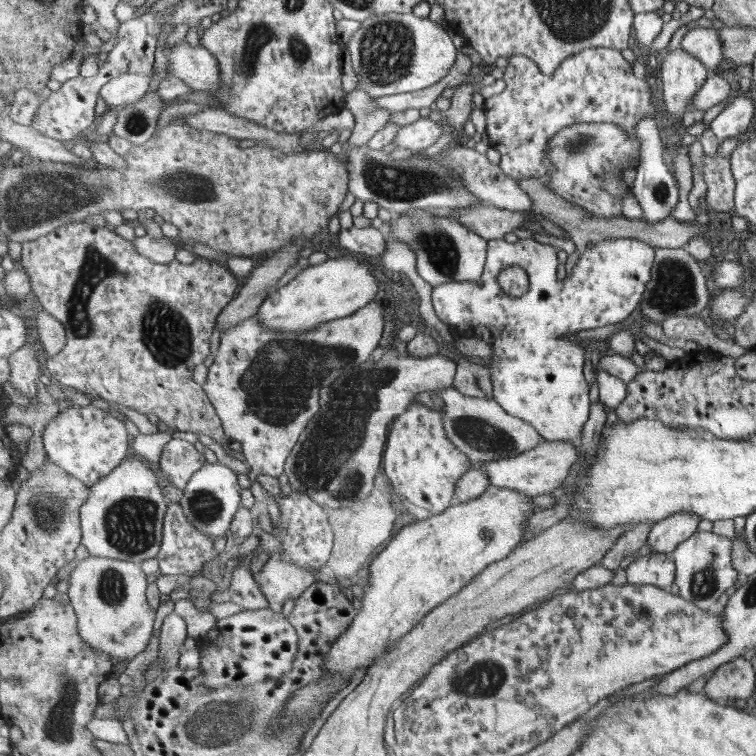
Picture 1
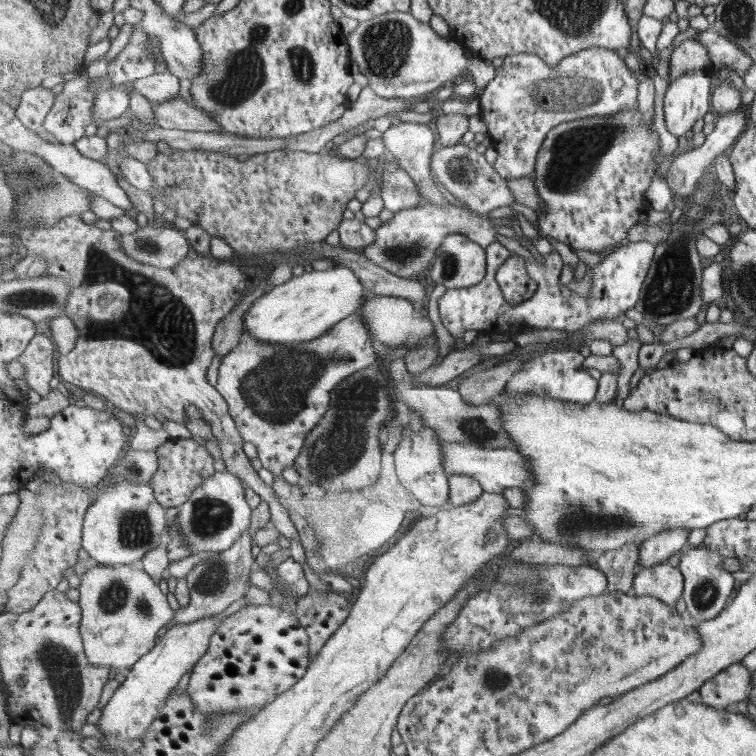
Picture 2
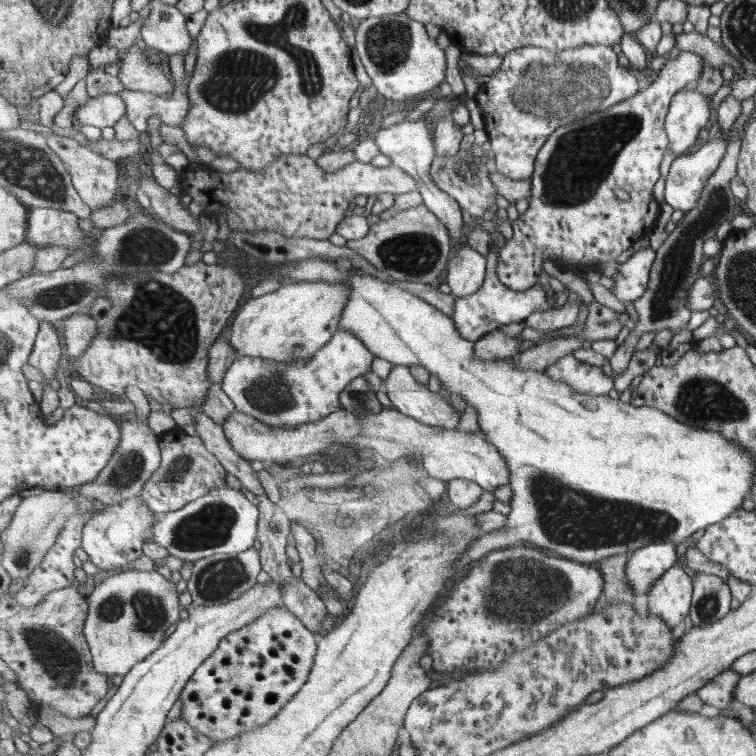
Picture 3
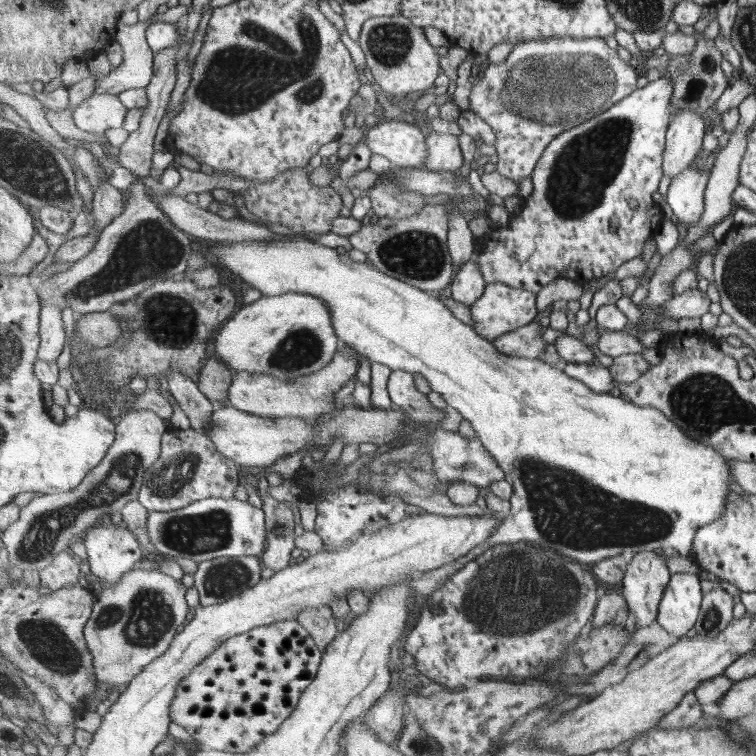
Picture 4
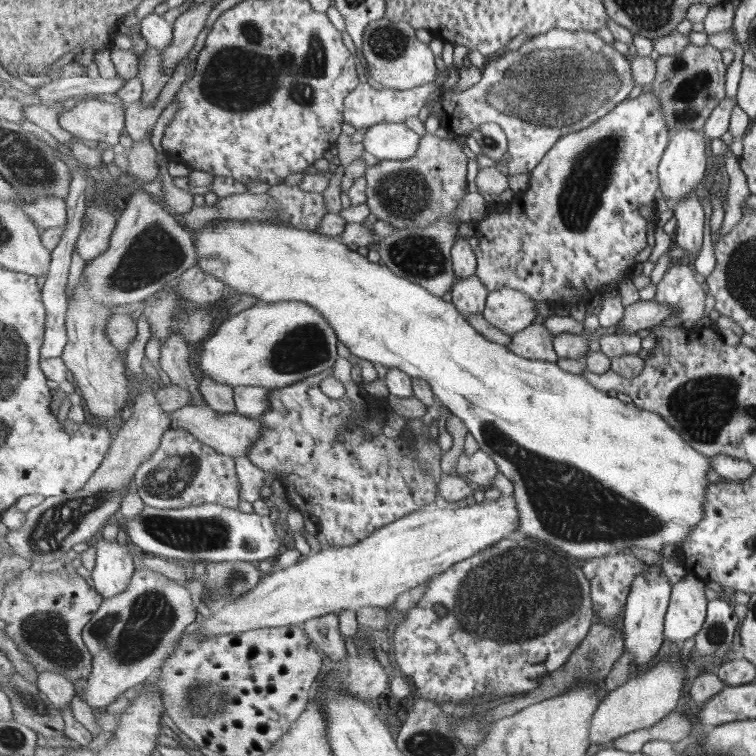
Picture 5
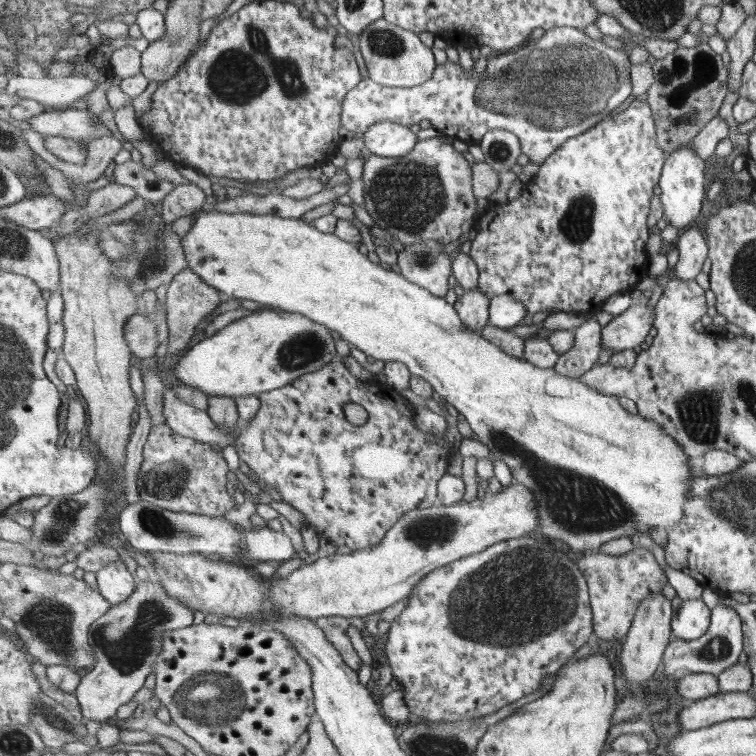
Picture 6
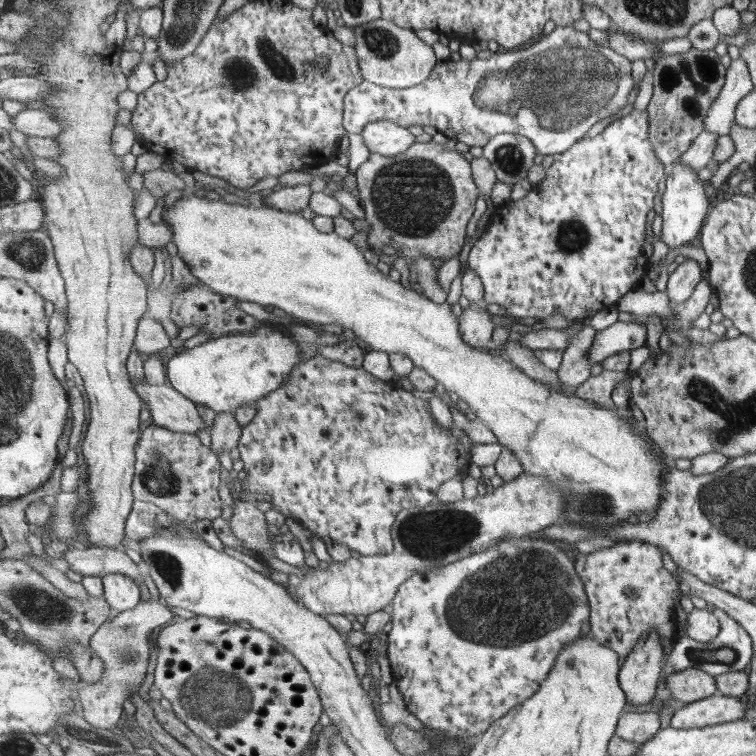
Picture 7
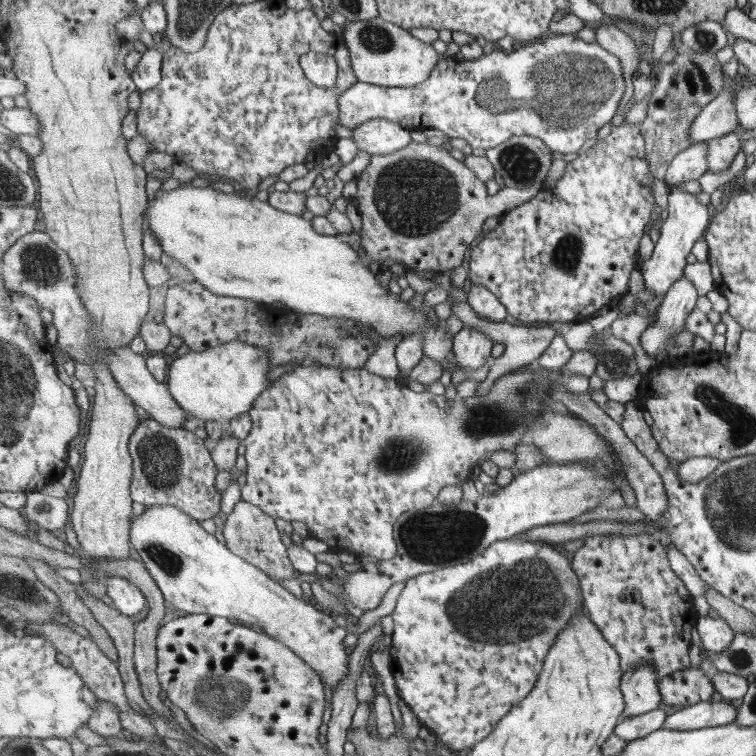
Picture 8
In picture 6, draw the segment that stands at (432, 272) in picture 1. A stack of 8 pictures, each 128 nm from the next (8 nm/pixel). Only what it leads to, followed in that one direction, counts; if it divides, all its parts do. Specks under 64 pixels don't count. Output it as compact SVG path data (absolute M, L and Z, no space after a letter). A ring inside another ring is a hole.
M479 286L469 291L465 290L461 297L457 298L454 306L469 329L482 332L485 325L489 325L490 298Z

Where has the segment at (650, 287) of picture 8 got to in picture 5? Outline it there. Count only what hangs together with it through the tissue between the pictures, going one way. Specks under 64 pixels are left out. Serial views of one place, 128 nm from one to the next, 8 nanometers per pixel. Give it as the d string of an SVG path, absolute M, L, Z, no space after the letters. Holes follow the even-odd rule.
M681 130L670 137L670 143L666 153L662 156L659 168L660 188L664 198L677 204L681 199L685 199L691 191L695 191L705 176L709 152L709 140L706 139L703 132Z

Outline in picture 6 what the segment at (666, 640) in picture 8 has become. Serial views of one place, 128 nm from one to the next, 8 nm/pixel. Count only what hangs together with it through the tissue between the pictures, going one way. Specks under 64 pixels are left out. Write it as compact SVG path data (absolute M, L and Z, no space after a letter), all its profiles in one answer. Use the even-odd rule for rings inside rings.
M635 548L624 555L597 551L587 553L579 559L579 568L583 571L590 590L594 632L599 639L605 639L612 644L615 640L624 644L640 602L649 595L659 595L668 583L667 576L655 556L643 548Z

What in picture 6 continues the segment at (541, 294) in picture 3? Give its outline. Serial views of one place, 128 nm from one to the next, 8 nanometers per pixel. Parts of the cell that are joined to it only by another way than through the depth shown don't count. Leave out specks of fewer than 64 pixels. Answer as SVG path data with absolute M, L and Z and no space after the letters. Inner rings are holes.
M495 295L490 299L490 322L499 328L515 328L528 323L530 316L527 305L513 295Z

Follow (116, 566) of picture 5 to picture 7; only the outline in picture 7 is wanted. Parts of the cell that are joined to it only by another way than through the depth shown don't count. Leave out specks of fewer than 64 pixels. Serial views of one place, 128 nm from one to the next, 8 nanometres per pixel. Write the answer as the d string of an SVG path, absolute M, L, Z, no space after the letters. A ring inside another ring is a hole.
M111 573L102 579L104 595L114 613L132 610L141 601L141 590L134 578L126 574Z

